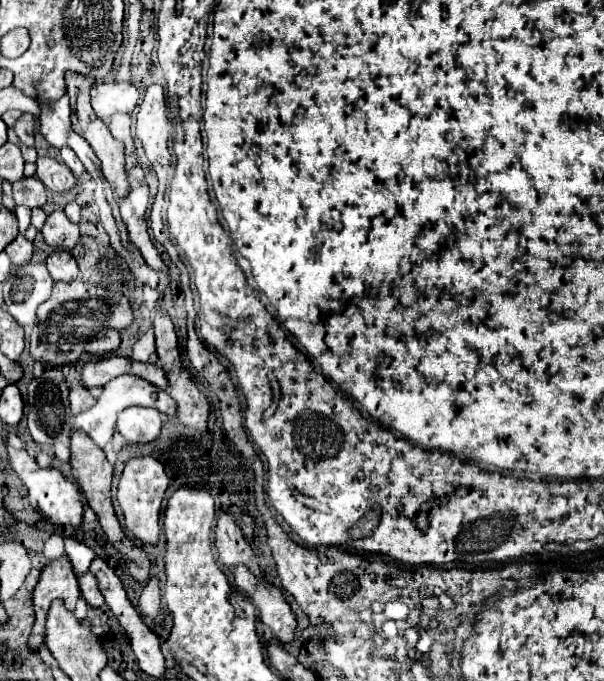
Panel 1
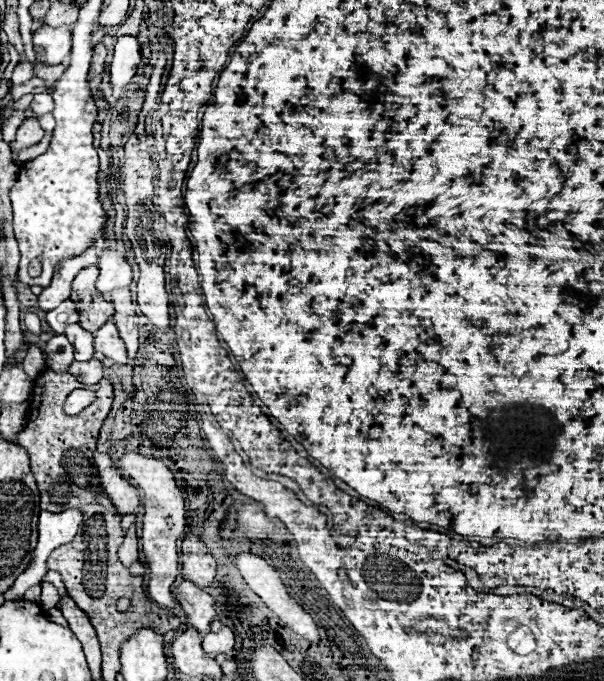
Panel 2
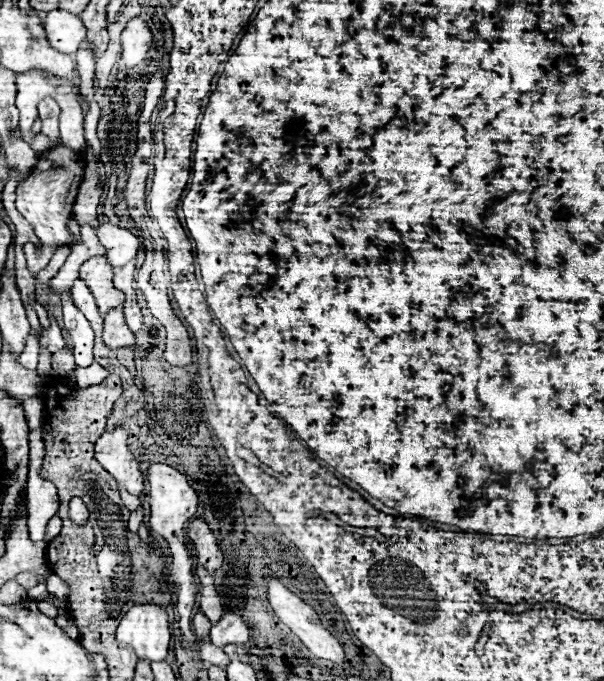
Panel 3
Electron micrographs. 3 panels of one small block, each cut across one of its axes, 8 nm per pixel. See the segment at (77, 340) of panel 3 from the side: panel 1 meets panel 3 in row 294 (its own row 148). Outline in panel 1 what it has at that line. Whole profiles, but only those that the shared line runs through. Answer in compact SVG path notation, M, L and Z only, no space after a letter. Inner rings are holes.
M64 146L60 152L62 152L62 160L66 162L66 166L68 166L76 176L84 174L84 164L80 162L80 158L78 158L78 156L68 148L68 146Z

